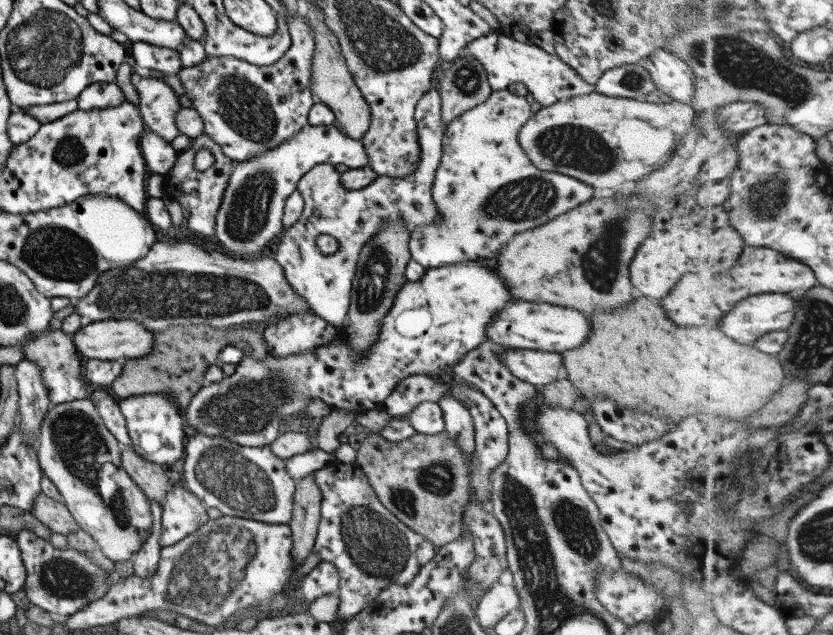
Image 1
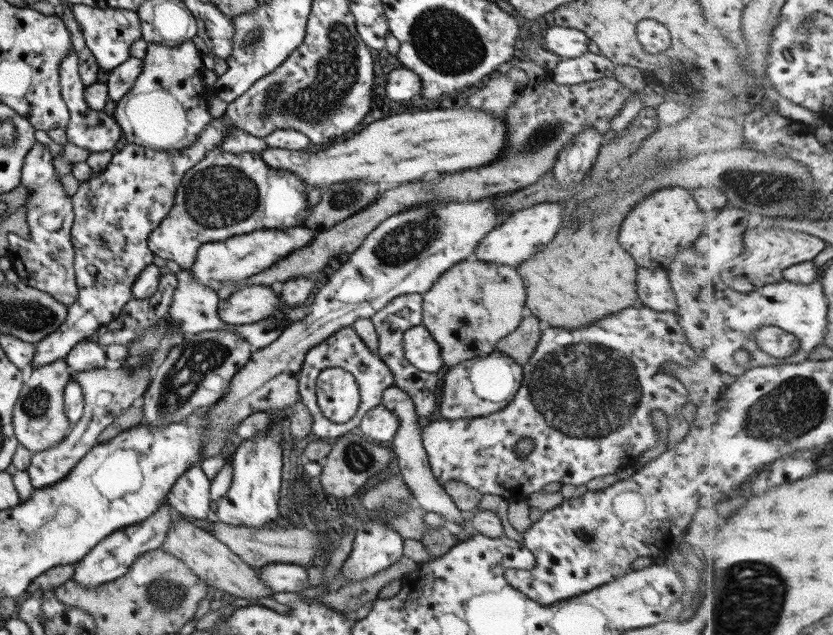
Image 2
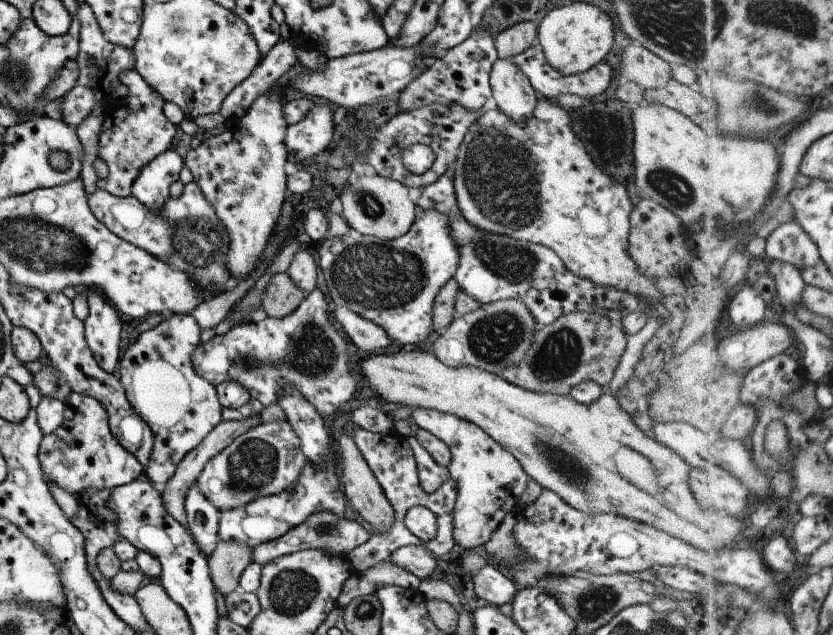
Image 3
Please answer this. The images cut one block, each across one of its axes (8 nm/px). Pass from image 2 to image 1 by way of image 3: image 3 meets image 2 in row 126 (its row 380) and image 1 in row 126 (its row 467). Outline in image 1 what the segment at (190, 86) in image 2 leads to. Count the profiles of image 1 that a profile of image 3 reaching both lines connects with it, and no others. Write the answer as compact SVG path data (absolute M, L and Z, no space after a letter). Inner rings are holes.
M131 72L130 82L138 94L137 109L143 124L170 143L180 133L175 126L175 114L181 108L177 93L162 80L144 76L144 73Z

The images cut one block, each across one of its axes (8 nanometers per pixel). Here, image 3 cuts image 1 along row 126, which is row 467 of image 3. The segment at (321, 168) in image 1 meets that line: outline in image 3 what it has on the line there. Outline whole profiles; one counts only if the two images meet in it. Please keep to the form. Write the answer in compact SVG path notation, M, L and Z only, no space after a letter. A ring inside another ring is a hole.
M413 434L405 437L407 444L412 450L420 487L426 493L437 490L450 476L447 467L438 465L429 456L429 453L417 442Z

